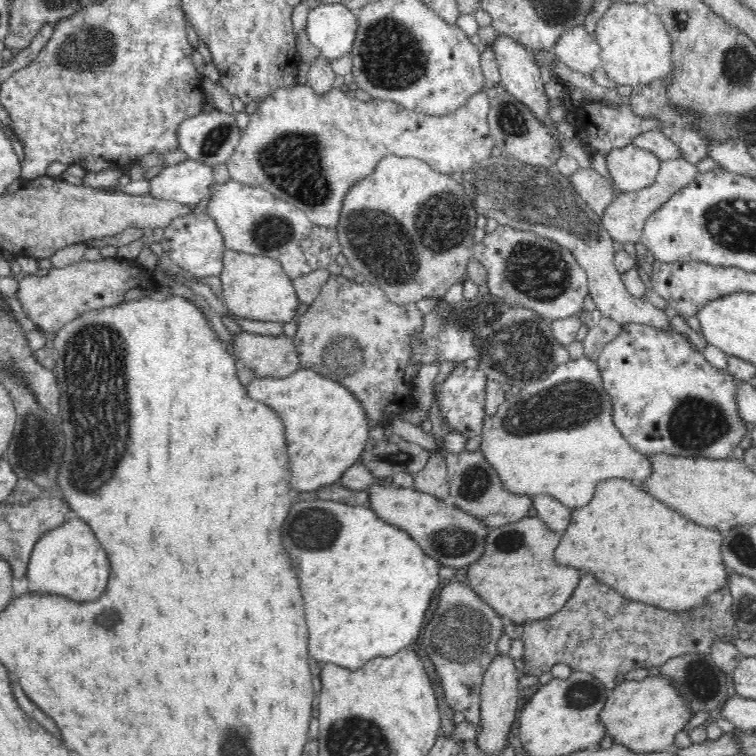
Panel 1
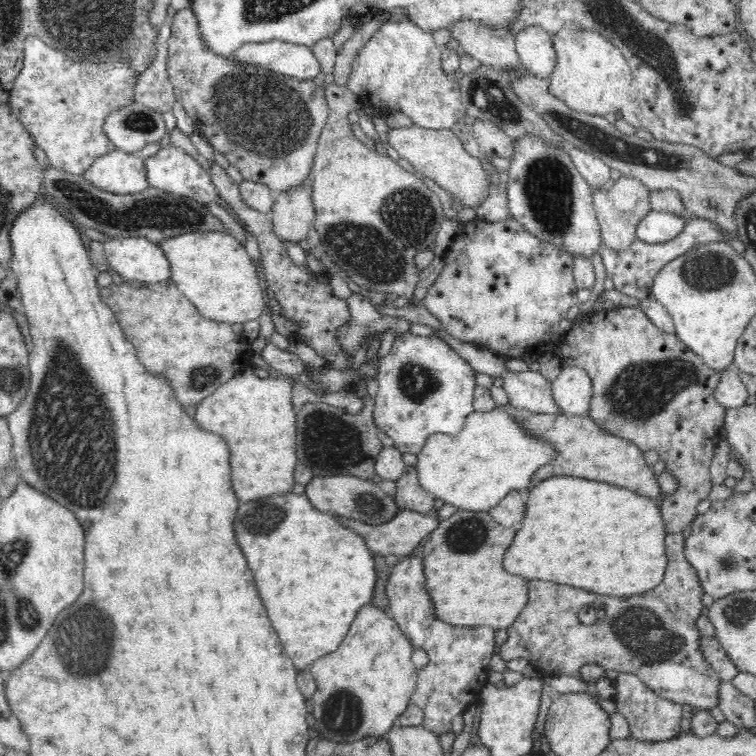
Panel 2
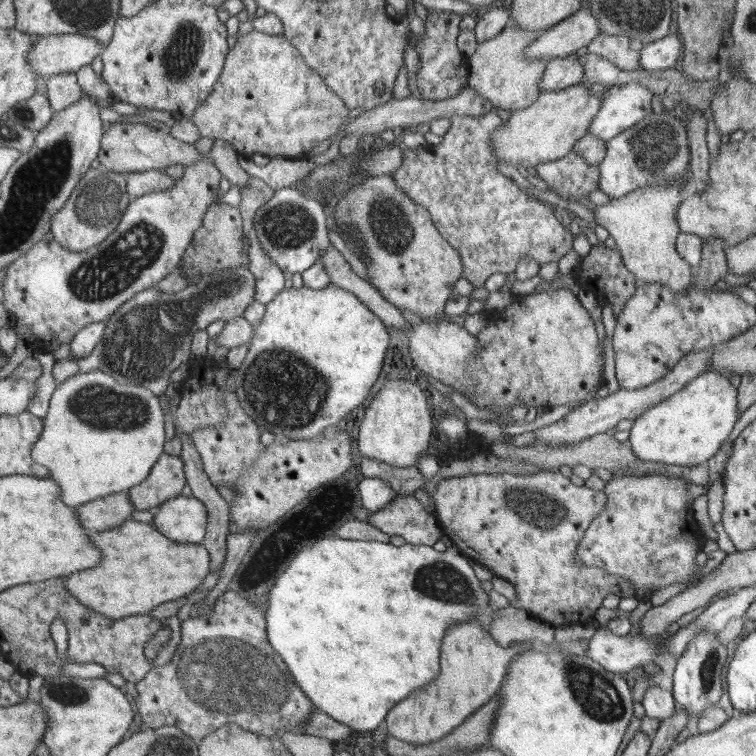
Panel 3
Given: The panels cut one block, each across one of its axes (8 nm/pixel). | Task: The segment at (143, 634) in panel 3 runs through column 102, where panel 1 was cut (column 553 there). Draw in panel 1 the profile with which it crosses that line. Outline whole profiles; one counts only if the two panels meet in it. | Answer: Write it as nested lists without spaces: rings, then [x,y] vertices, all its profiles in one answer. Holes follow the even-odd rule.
[[[586,574],[580,578],[580,584],[576,592],[572,594],[559,609],[550,616],[542,620],[527,621],[523,623],[524,672],[540,676],[545,672],[550,672],[558,662],[568,662],[572,670],[585,670],[588,675],[594,675],[607,690],[613,689],[621,681],[624,674],[634,672],[638,668],[652,668],[652,666],[662,666],[671,658],[682,656],[686,653],[708,653],[711,652],[712,642],[716,638],[736,638],[739,636],[739,628],[734,620],[732,612],[732,595],[727,588],[722,588],[716,594],[708,596],[711,602],[696,605],[684,610],[668,610],[655,606],[642,606],[635,600],[618,596],[610,586],[598,582],[594,576]]]

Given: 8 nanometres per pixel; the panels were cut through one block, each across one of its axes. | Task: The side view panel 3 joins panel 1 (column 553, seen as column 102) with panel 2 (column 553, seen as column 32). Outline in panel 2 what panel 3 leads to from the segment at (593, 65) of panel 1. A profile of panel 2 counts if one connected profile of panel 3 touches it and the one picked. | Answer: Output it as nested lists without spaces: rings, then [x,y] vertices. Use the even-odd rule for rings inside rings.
[[[541,27],[524,28],[514,35],[515,47],[524,69],[542,79],[549,78],[556,64],[553,35]]]

